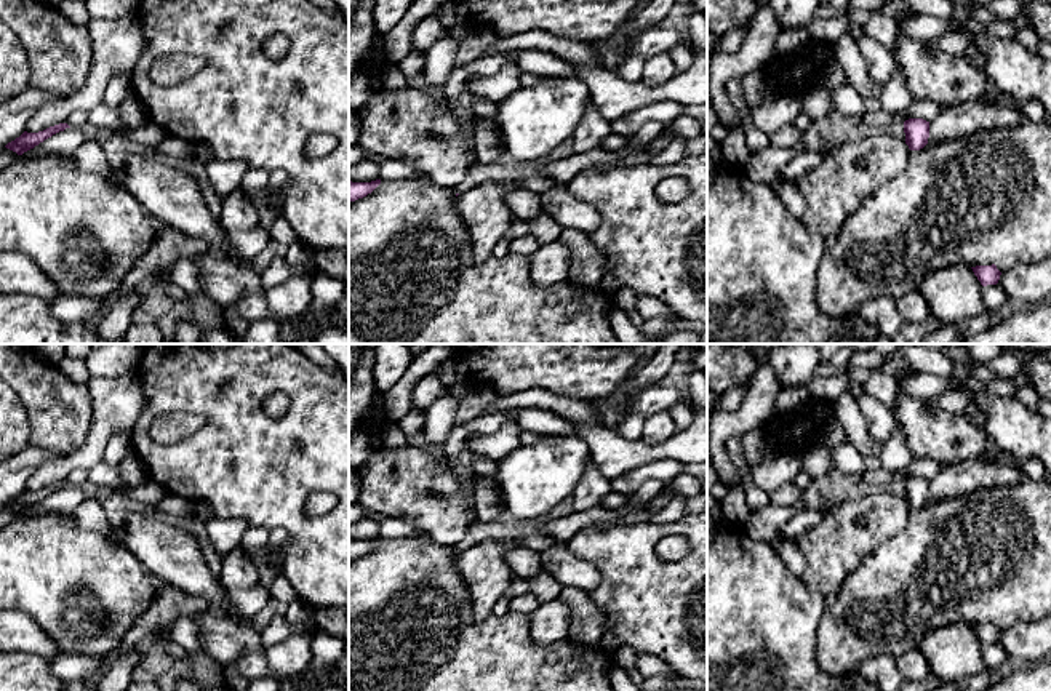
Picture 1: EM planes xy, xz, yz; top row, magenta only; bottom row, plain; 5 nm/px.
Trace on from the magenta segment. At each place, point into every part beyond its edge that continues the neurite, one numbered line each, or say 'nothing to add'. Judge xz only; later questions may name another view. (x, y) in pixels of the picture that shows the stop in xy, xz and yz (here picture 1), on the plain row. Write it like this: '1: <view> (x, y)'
nothing to add

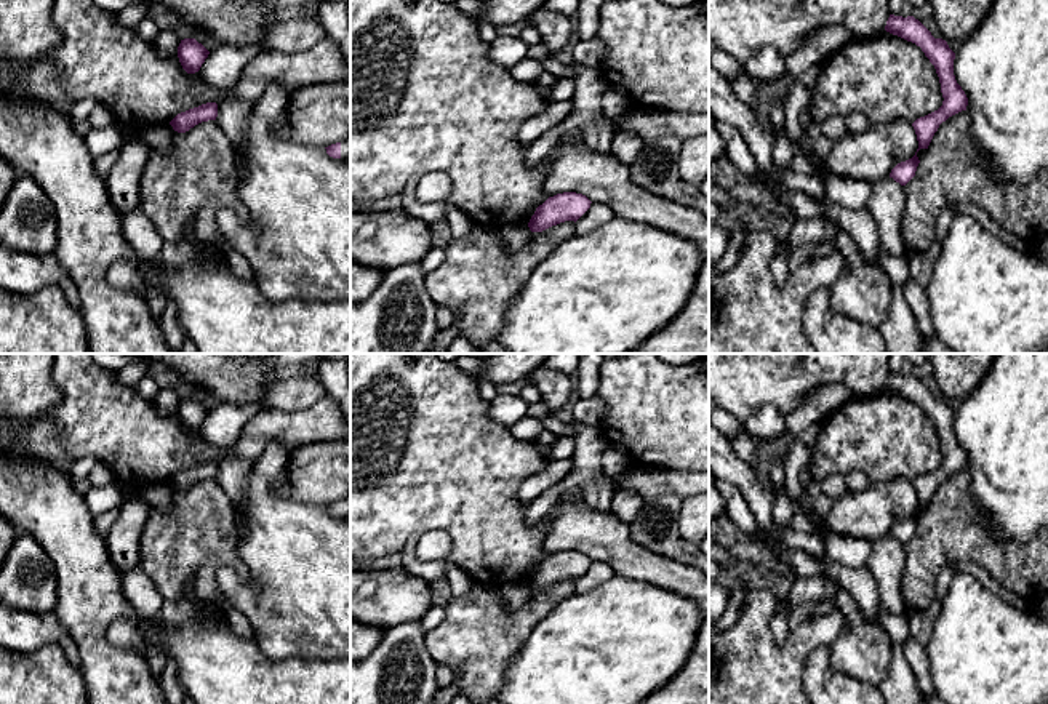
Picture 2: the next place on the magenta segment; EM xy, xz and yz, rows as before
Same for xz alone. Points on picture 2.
nothing to add

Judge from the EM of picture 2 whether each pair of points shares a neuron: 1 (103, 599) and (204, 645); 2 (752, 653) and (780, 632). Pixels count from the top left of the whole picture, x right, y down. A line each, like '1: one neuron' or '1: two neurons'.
1: two neurons
2: two neurons

